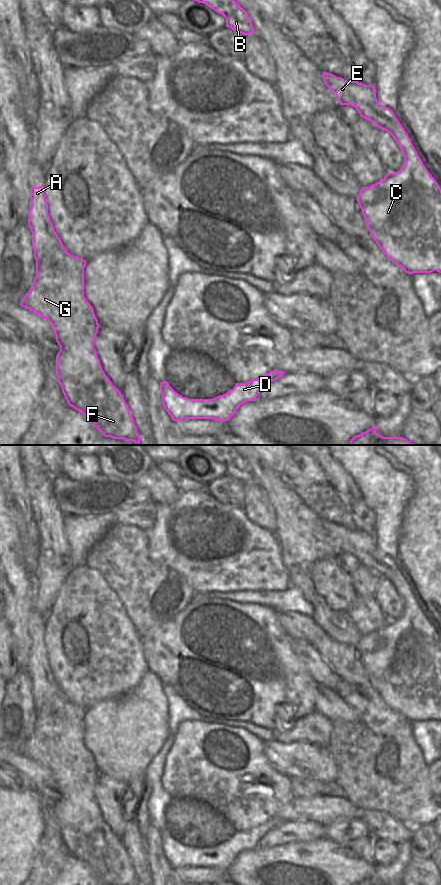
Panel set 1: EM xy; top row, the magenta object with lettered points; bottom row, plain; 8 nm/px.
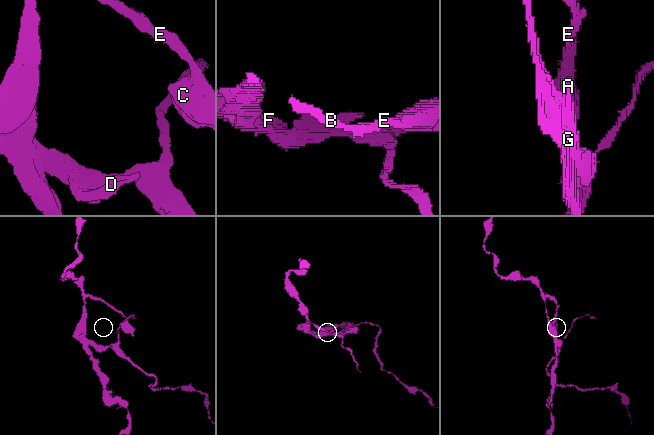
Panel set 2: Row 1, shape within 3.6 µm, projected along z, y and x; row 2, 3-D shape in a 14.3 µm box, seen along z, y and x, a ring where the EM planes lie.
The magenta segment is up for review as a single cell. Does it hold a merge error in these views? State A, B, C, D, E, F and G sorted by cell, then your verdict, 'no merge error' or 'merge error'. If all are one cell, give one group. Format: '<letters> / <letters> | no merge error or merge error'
A B C D E G / F | merge error

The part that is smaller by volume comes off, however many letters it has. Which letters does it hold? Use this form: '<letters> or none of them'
F

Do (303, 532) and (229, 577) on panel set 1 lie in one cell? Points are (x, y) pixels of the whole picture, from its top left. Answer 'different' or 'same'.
different

